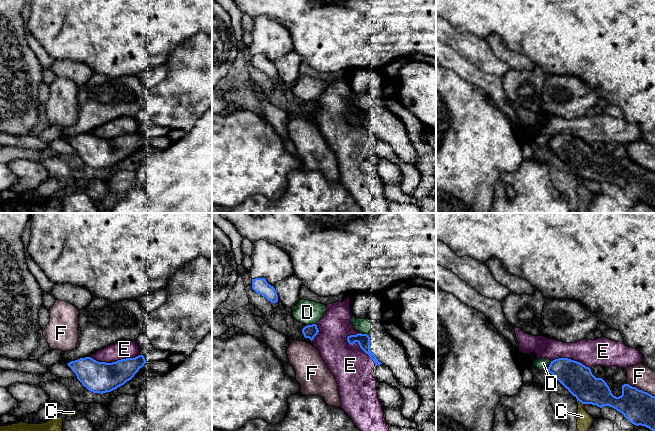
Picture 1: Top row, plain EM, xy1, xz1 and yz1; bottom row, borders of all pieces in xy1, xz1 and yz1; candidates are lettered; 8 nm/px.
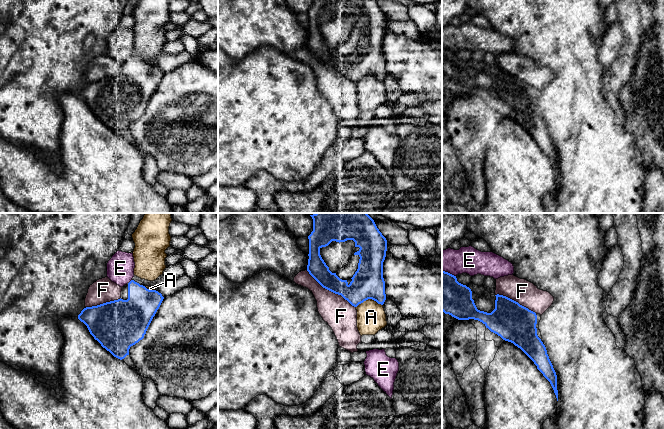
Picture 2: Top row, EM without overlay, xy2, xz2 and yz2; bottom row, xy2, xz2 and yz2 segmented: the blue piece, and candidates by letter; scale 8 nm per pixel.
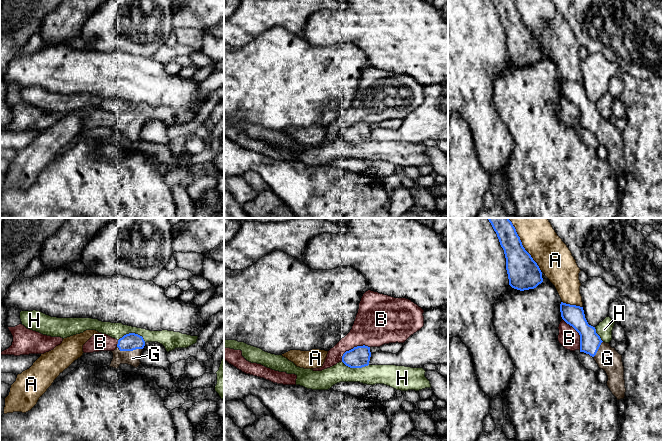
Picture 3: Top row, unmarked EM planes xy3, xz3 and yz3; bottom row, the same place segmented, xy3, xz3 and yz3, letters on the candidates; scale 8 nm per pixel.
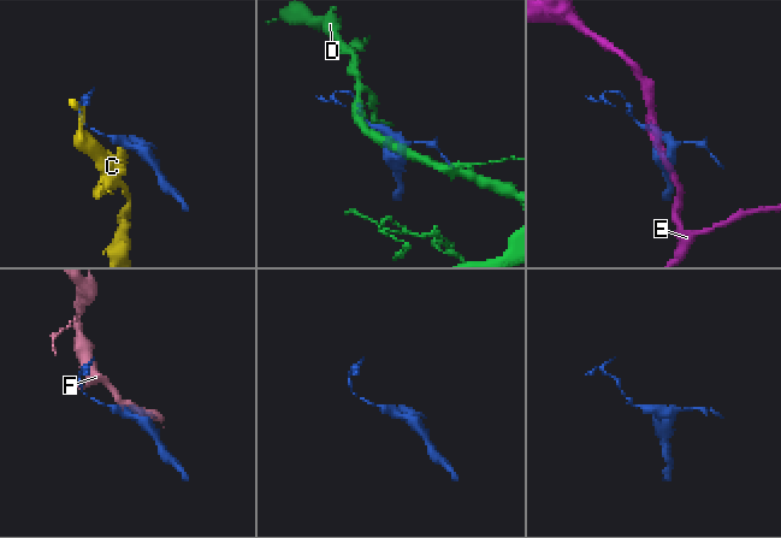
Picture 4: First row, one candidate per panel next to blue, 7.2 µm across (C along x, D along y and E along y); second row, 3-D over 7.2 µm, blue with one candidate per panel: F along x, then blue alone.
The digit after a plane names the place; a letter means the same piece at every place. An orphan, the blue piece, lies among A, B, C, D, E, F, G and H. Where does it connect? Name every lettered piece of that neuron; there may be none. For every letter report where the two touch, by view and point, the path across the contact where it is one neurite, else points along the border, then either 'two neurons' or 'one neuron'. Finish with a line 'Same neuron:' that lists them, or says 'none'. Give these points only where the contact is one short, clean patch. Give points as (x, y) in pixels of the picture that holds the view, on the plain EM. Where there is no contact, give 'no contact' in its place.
A: contact yz3 (521, 20); two neurons
B: contact xz3 (353, 124); two neurons
C: contact yz1 (580, 177); border yz1 (577, 176), (583, 180); two neurons
D: contact xz1 (312, 100); two neurons
E: contact xz1 (359, 121); two neurons
F: contact xz2 (331, 67); two neurons
G: contact xy3 (129, 126); one neuron
H: contact xy3 (133, 109); two neurons
Same neuron: G

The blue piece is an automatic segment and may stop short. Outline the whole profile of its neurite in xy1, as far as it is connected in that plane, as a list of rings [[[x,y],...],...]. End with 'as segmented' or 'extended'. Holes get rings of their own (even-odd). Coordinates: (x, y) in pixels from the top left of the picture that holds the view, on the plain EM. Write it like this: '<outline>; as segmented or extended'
[[[143,131],[116,138],[98,138],[91,133],[71,137],[68,142],[77,155],[93,169],[111,168],[131,156],[147,139]]]; as segmented

